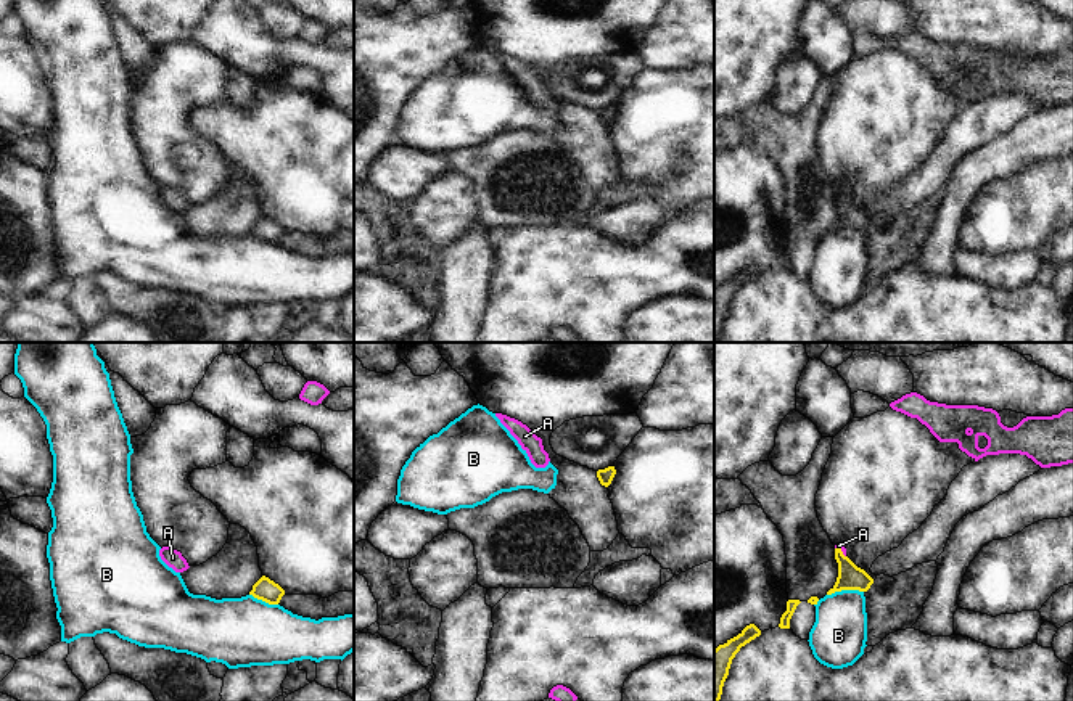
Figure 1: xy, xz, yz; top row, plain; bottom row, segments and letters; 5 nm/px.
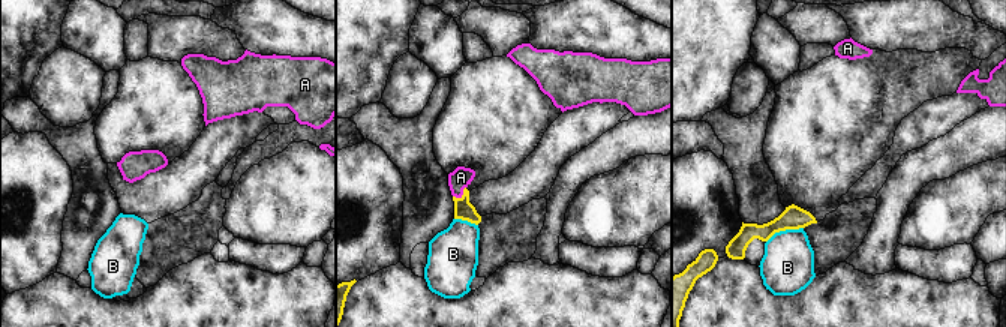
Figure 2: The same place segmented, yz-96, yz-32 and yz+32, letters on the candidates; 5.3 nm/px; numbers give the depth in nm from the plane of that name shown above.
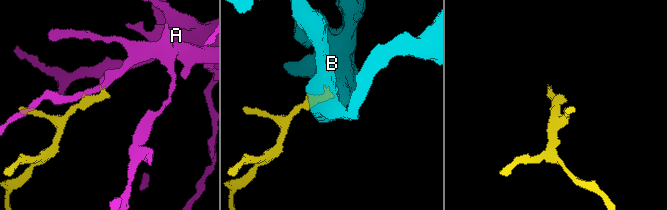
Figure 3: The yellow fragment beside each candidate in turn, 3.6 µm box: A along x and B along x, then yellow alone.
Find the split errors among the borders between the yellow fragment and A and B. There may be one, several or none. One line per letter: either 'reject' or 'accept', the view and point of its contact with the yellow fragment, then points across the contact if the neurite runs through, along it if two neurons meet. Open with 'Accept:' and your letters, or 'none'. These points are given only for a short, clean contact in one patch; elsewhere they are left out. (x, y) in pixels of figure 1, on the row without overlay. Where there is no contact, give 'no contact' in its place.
Accept: A
A: accept | yz (842, 192) | across yz (850, 217), (842, 192), (838, 185)
B: reject | yz (845, 229) | along yz (863, 230), (835, 230), (827, 235)

